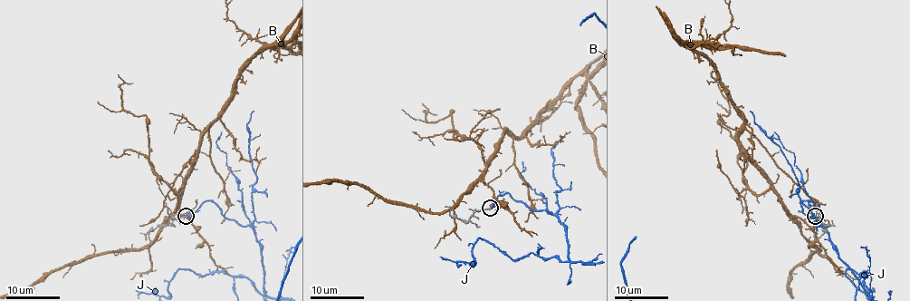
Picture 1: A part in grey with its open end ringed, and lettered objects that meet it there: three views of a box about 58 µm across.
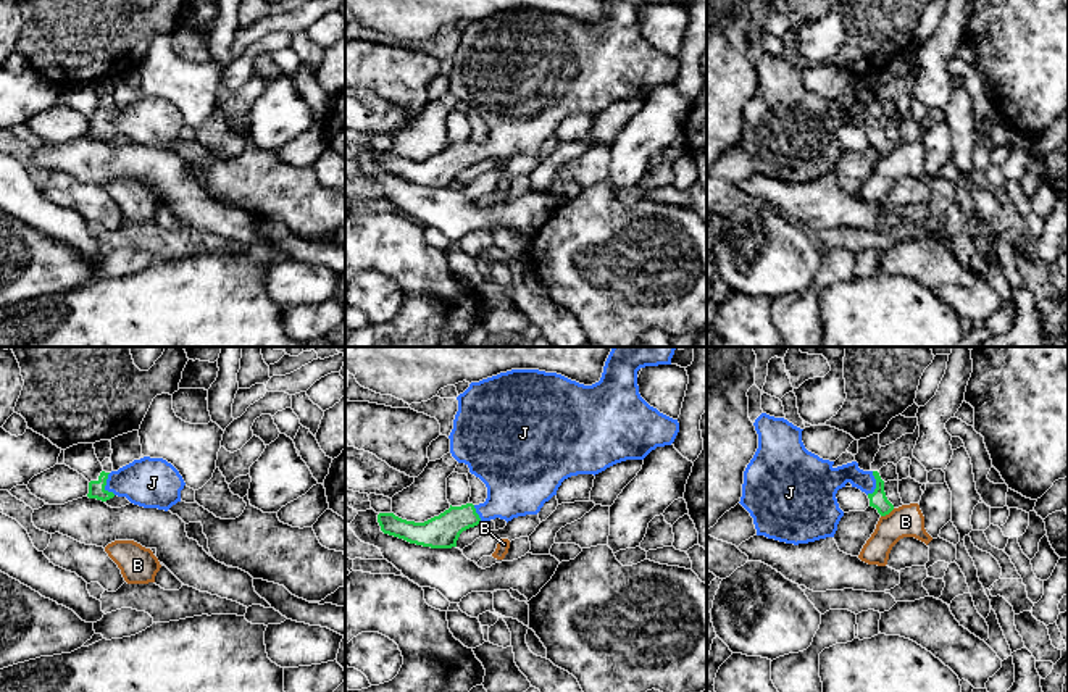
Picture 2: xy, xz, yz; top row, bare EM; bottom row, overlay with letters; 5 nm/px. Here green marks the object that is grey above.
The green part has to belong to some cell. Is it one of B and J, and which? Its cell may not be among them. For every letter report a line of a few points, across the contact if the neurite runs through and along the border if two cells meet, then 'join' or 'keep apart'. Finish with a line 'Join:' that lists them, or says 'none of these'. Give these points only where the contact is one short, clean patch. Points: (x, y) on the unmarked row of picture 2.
B: yz (894, 147), (881, 155) | keep apart
J: xy (97, 129), (105, 123), (152, 121) | join
Join: J

